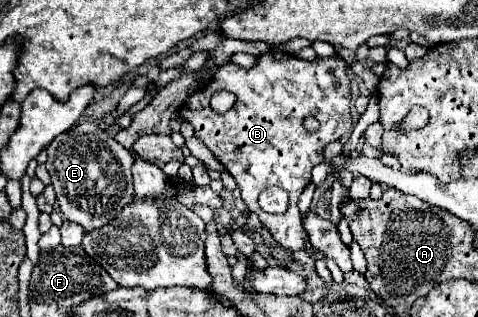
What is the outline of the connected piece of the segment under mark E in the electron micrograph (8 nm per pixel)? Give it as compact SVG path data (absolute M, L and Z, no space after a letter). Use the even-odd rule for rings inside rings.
M79 122L59 134L47 148L45 166L51 174L51 184L55 186L63 216L79 224L85 232L113 222L135 198L131 156L115 138L93 122Z

